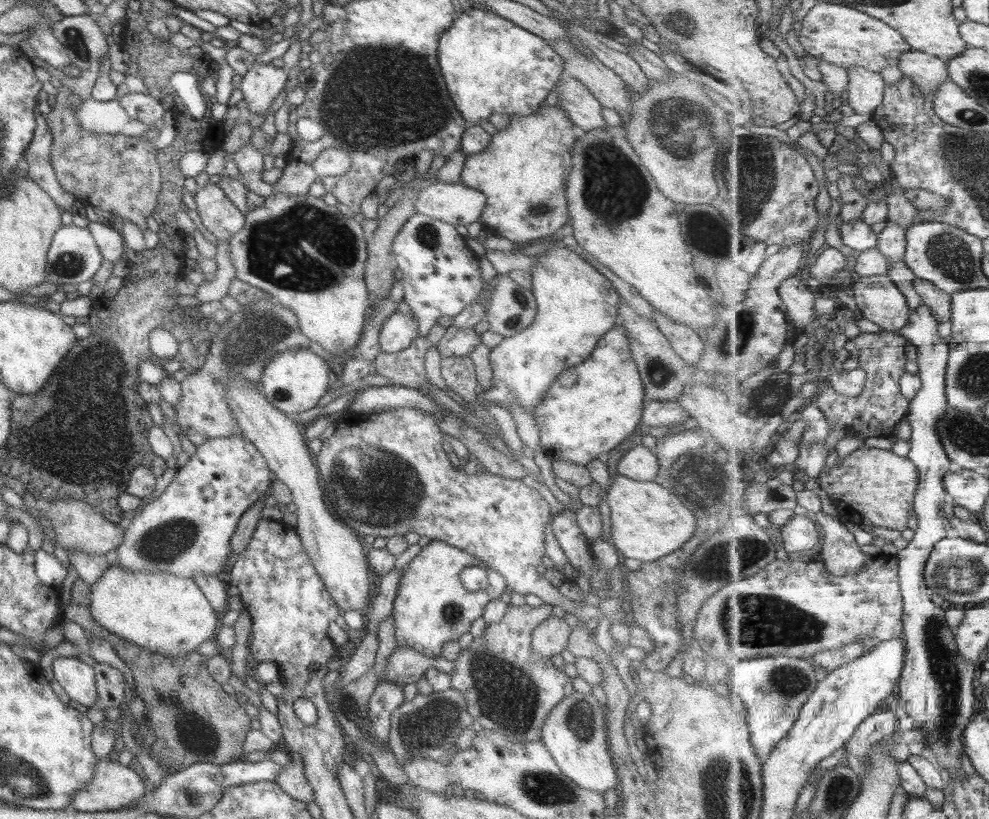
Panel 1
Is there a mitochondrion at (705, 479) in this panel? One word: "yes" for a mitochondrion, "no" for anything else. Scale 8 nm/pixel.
yes

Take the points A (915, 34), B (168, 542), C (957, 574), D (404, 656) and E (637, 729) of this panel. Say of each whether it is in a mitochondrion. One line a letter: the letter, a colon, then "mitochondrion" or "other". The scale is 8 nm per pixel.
A: other
B: mitochondrion
C: mitochondrion
D: other
E: other

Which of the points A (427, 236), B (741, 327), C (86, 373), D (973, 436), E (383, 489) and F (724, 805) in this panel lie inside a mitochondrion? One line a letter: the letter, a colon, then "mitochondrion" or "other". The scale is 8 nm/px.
A: mitochondrion
B: mitochondrion
C: mitochondrion
D: mitochondrion
E: mitochondrion
F: mitochondrion

